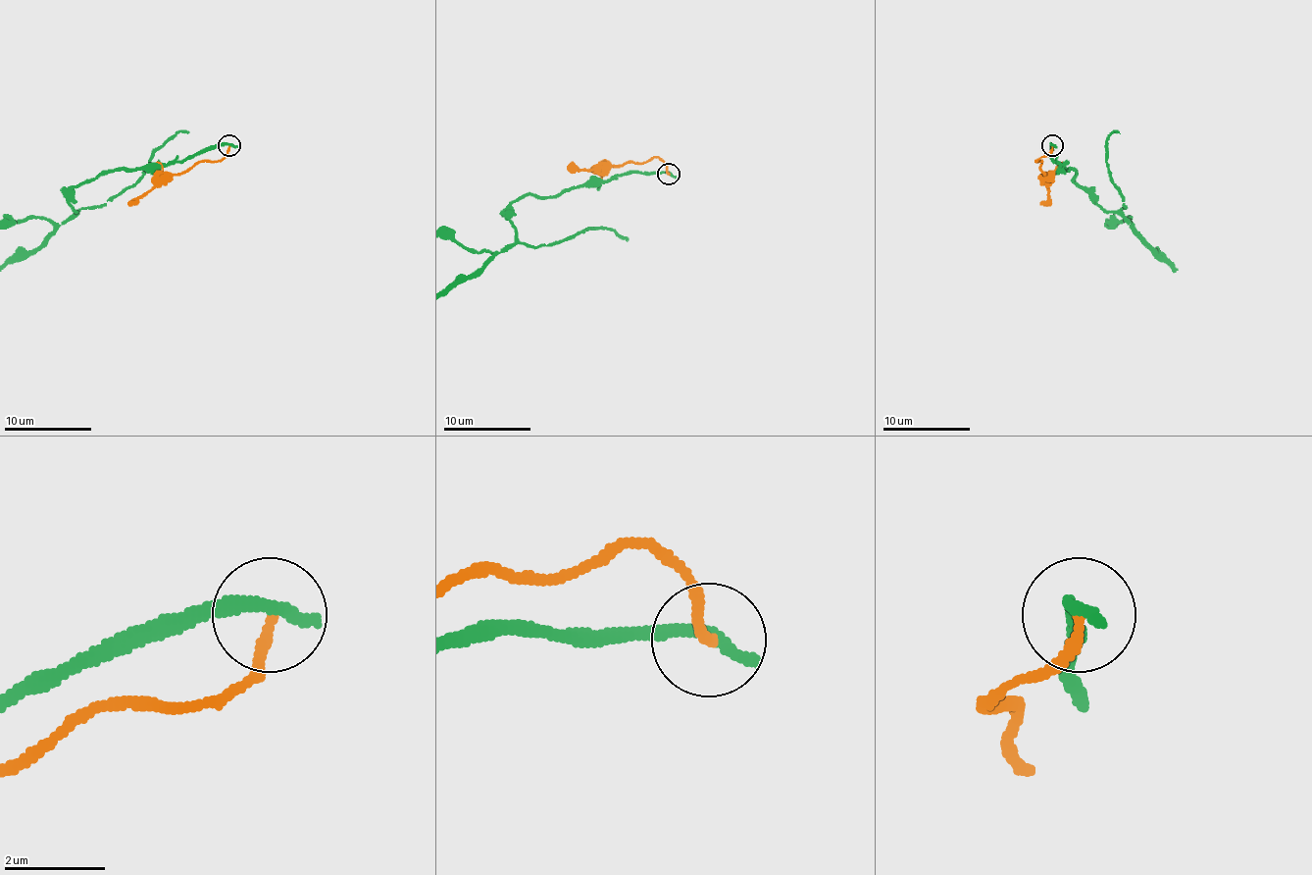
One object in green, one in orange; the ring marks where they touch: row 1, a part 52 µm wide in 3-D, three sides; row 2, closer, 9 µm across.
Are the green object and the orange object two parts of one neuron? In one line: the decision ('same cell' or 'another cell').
another cell

